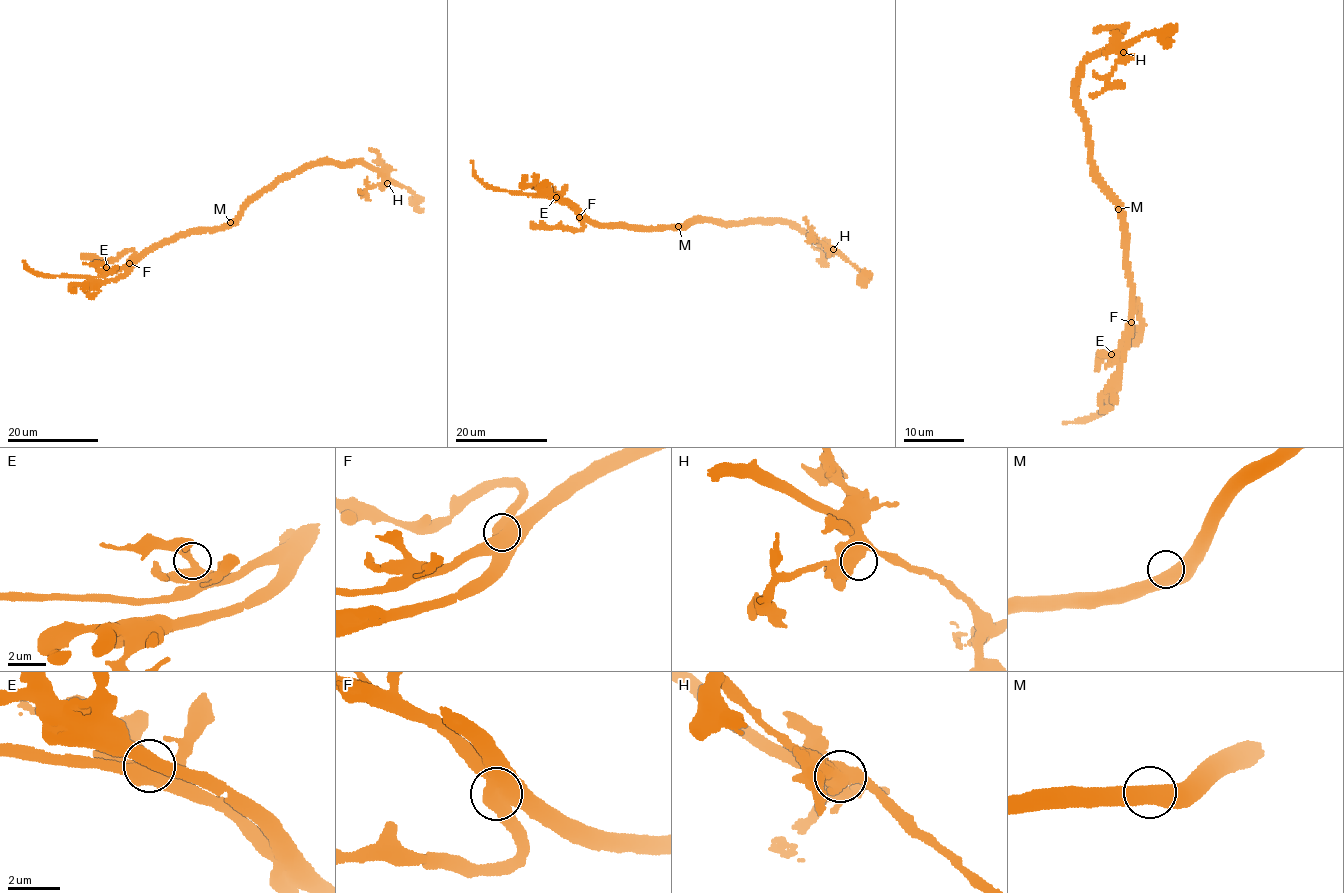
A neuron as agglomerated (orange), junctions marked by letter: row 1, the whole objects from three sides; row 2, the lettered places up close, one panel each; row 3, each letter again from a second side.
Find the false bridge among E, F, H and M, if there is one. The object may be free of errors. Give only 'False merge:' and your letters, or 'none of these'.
False merge: none of these

